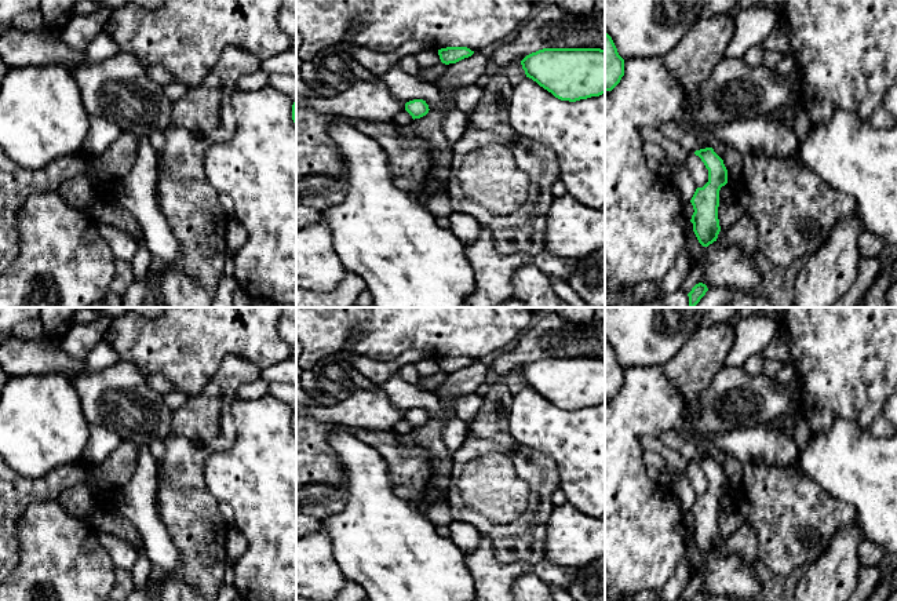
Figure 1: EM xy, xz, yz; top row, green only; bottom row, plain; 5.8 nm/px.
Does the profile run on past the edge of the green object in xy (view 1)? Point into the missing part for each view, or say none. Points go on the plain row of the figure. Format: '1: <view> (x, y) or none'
1: none

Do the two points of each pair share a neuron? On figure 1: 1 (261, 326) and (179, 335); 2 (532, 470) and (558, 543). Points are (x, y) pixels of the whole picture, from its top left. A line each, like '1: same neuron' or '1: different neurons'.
1: same neuron
2: different neurons

